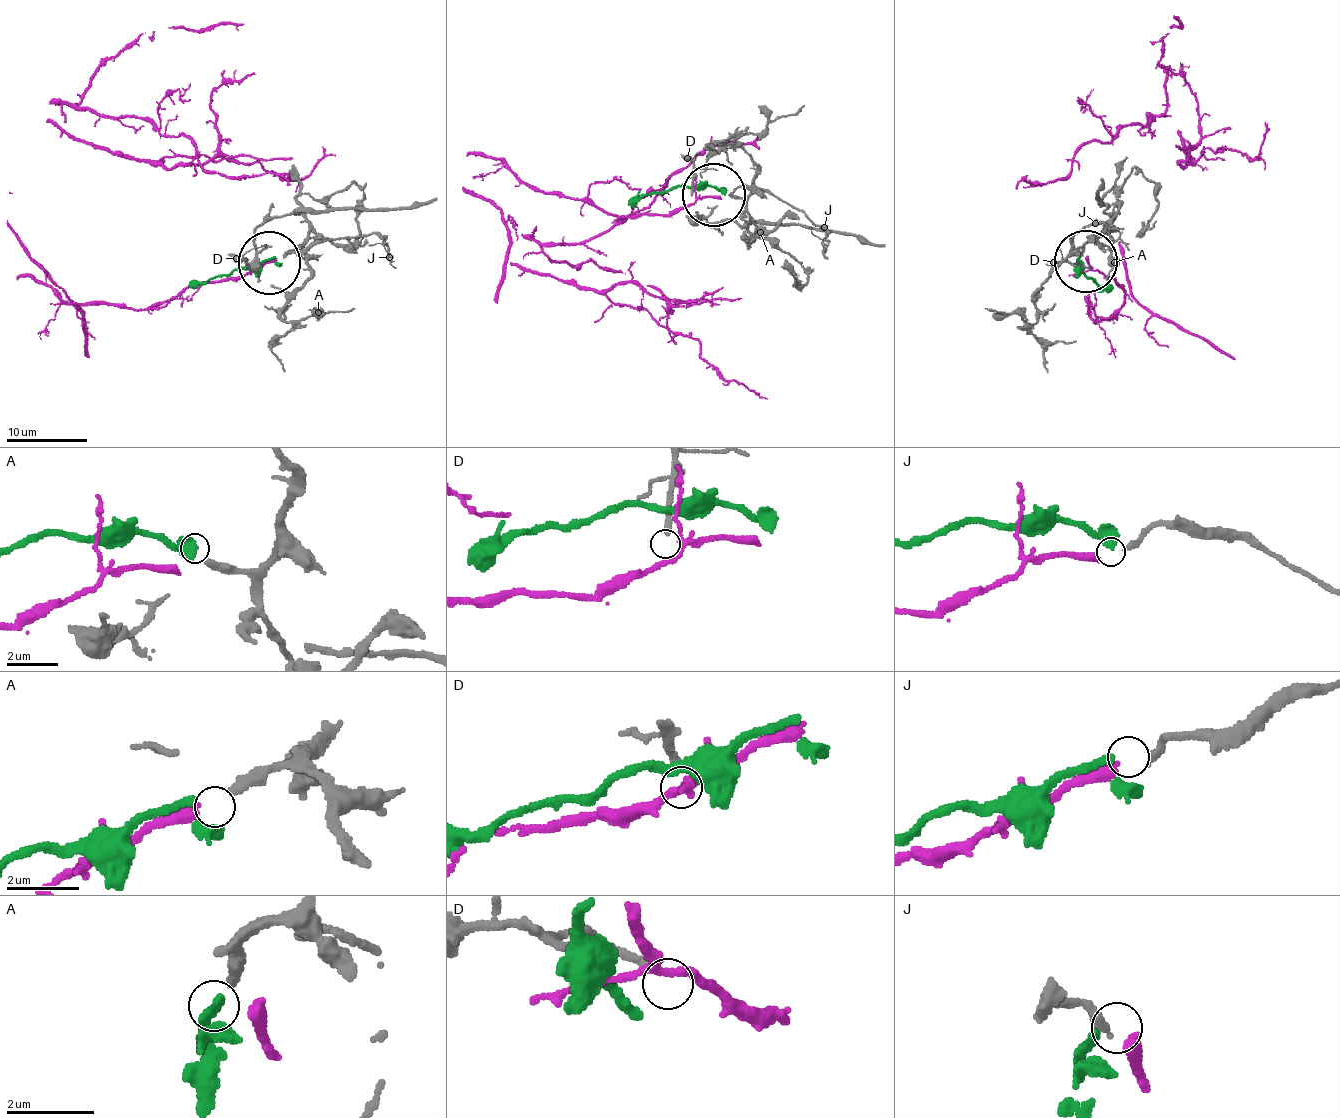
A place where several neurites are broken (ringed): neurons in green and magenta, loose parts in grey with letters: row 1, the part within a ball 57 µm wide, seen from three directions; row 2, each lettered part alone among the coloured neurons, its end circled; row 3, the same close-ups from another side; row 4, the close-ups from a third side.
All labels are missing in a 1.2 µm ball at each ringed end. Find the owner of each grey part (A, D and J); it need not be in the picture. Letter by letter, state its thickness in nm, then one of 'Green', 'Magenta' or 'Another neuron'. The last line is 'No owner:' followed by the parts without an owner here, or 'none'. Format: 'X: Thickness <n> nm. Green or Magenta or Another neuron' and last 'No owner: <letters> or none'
A: Thickness 320 nm. Green
D: Thickness 180 nm. Another neuron
J: Thickness 190 nm. Magenta
No owner: D

